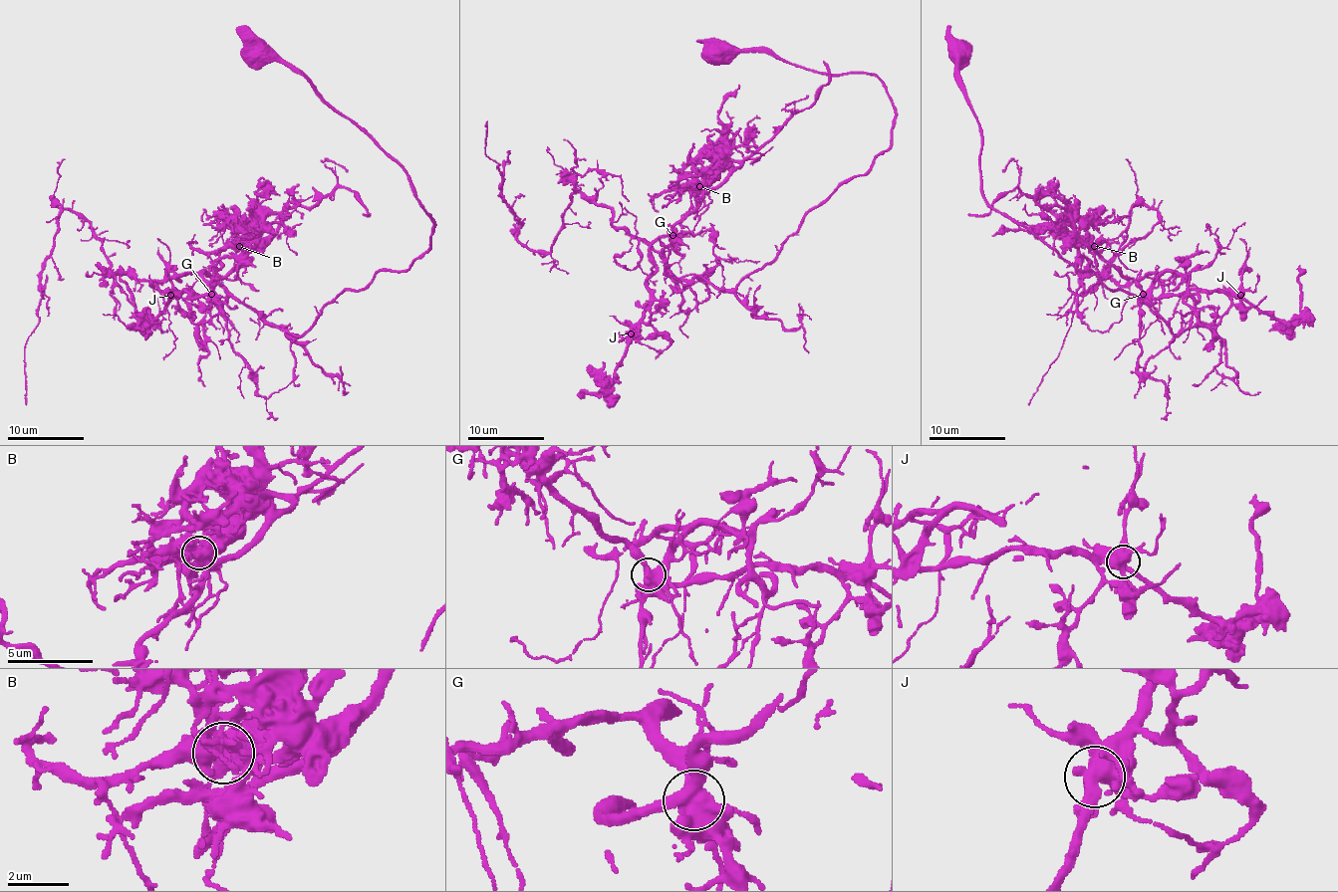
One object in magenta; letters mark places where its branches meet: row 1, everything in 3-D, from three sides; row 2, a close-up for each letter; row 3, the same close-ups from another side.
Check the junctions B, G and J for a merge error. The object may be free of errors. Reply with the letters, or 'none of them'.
G

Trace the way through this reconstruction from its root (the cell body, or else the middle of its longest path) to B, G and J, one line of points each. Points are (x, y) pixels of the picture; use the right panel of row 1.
B: (963, 57), (982, 198), (1176, 335), (1197, 322), (1182, 276), (1145, 292), (1074, 242), (1094, 246)
G: (963, 57), (982, 198), (1176, 335), (1197, 322), (1176, 272), (1143, 293)
J: (963, 57), (990, 205), (1176, 335), (1197, 315), (1188, 282), (1165, 272), (1143, 295), (1240, 295)

